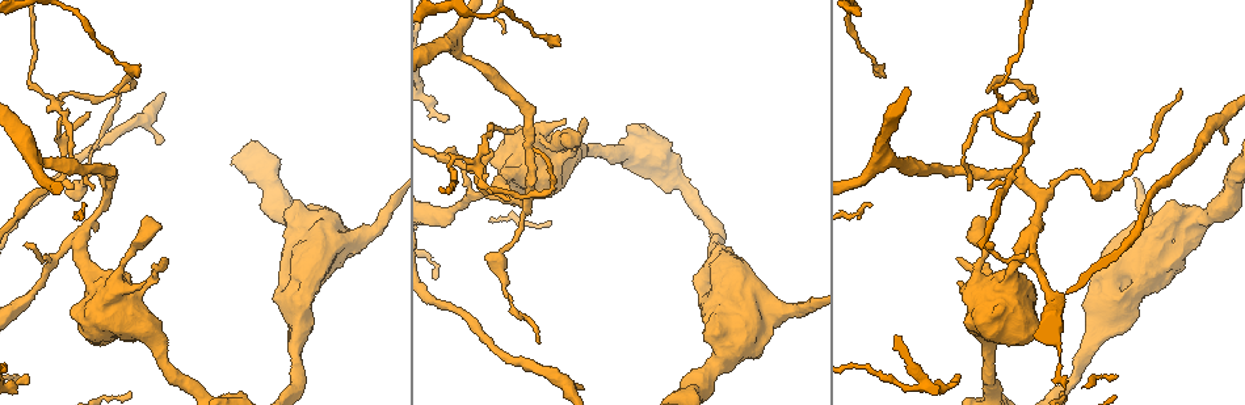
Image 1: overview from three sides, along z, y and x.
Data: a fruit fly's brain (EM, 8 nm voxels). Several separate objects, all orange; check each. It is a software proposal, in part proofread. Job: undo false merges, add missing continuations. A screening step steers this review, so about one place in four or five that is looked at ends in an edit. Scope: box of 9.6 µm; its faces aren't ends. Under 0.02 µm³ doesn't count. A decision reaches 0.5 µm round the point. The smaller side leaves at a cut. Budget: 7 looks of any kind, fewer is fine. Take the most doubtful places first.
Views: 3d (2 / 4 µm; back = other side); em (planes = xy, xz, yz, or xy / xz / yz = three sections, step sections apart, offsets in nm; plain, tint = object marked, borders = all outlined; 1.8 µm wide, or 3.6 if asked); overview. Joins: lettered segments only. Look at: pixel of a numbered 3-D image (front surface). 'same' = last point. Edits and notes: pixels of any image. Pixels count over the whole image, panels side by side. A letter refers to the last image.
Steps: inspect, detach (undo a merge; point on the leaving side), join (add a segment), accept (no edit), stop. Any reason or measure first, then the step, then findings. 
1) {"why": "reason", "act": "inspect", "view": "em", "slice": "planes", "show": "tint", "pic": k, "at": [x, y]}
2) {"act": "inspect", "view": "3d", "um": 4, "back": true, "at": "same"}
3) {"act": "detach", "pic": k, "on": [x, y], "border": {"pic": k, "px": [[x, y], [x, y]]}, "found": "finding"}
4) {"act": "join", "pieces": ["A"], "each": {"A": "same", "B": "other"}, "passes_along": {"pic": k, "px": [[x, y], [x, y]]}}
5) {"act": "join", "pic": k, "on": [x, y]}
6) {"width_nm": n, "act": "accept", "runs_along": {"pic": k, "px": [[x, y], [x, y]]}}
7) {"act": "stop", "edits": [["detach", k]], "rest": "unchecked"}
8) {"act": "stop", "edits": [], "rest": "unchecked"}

{"why": "sudden change in width", "act": "inspect", "view": "3d", "um": 2, "pic": 1, "at": [502, 188]}

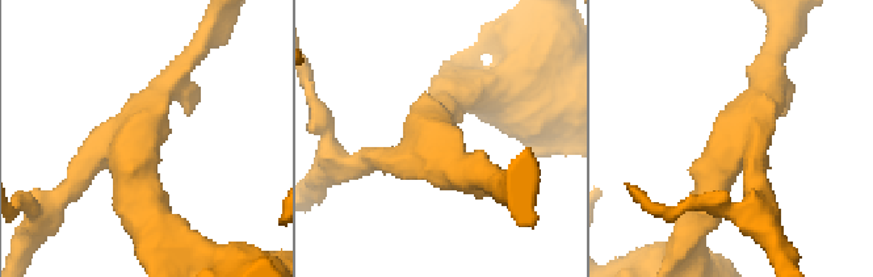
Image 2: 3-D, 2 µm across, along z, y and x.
{"act": "inspect", "view": "em", "slice": "planes", "show": "borders", "pic": 2, "at": [432, 135]}

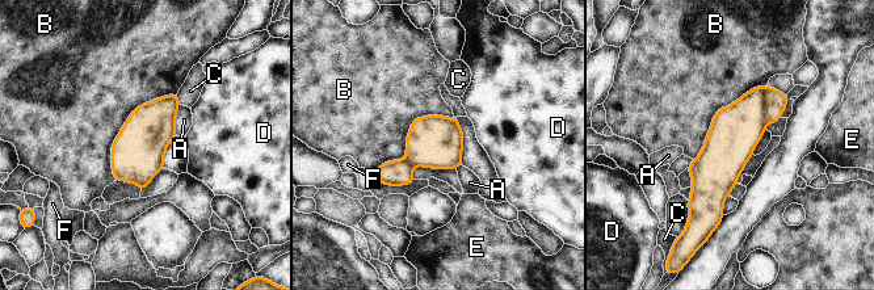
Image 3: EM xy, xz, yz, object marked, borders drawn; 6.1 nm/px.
{"arms": 3, "act": "detach", "pic": 3, "on": [774, 103], "each": {"A": "other", "B": "other", "C": "other", "D": "other", "E": "other", "F": "other"}, "border": {"pic": 3, "px": [[764, 87], [764, 120], [767, 122]]}, "found": "two neurons meet here"}

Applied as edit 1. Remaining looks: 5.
{"why": "branch stops here", "act": "inspect", "view": "3d", "um": 4, "pic": 1, "at": [160, 226]}

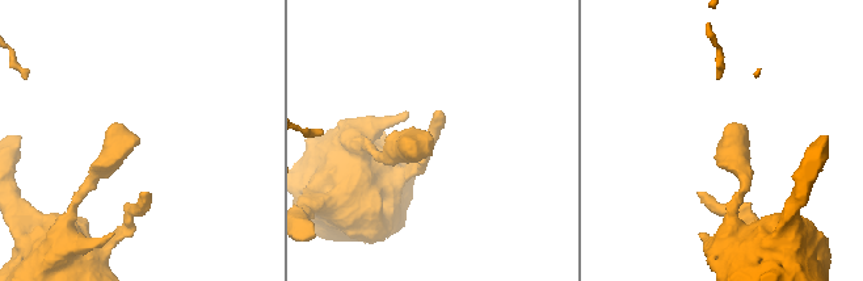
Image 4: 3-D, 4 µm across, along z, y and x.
{"why": "now the EM", "act": "inspect", "view": "em", "slice": "planes", "show": "tint", "pic": 4, "at": [432, 139]}

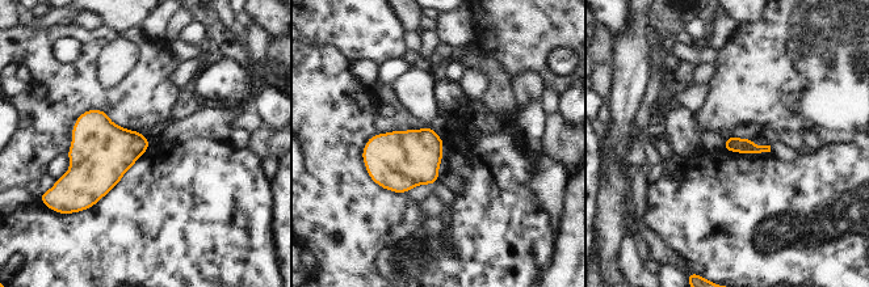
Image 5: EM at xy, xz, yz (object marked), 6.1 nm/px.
{"act": "inspect", "view": "em", "slice": "planes", "show": "borders", "at": "same"}

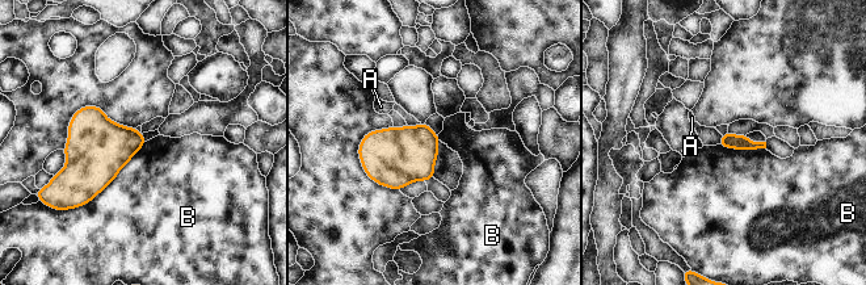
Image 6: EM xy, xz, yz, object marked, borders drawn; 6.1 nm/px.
{"act": "accept", "each": {"A": "other", "B": "other"}, "border": {"pic": 6, "px": [[146, 142], [99, 193], [78, 206]]}, "found": "no lettered segment goes on from it"}

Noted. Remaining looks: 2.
{"act": "stop", "edits": [["detach", 3]], "rest": "unchecked"}

